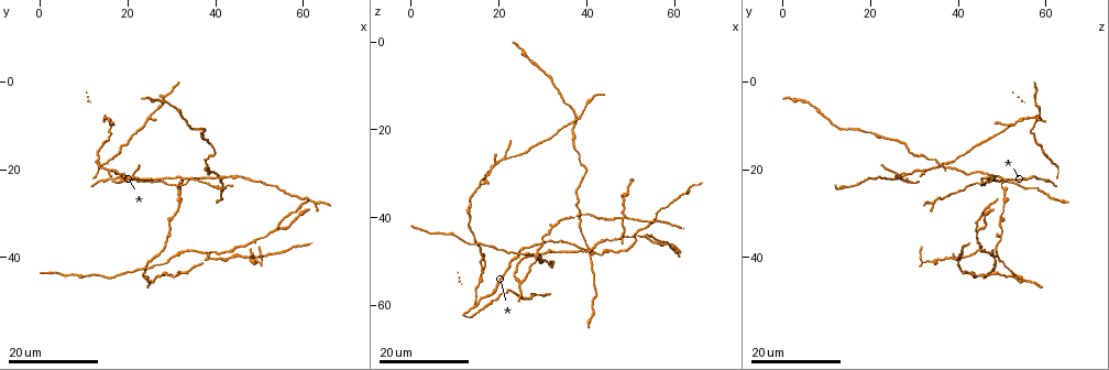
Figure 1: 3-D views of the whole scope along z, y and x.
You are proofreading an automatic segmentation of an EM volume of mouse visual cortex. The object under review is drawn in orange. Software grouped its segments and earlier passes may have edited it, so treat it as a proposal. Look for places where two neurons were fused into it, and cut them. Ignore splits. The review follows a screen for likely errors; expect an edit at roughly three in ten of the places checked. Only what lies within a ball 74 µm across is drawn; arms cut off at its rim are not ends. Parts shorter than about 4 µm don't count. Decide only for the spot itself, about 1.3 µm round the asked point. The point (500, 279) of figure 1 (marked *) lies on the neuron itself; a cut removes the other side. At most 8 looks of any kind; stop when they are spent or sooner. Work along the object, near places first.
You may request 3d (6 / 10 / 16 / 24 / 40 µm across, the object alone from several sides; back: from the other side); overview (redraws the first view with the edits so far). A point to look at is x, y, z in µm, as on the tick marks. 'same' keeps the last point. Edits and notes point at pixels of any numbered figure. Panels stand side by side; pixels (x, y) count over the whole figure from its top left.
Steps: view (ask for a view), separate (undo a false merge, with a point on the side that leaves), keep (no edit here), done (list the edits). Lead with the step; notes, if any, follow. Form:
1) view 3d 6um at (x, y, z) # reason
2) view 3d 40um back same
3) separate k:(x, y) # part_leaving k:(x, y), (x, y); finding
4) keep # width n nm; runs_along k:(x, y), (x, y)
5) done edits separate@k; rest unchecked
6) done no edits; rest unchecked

view 3d 16um at (24.5, 41.0, 50.0) # calibre changes

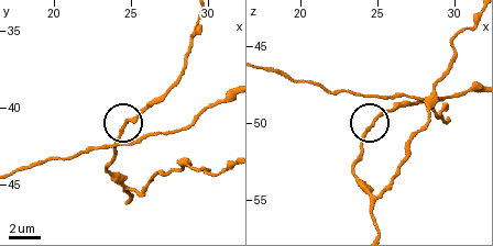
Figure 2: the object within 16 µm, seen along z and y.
view 3d 10um at (24.4, 41.4, 50.4) # closer look

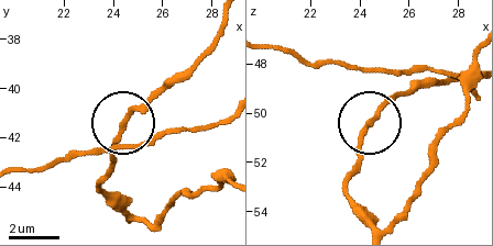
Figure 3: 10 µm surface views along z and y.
view 3d 10um back at (24.4, 41.6, 50.4)

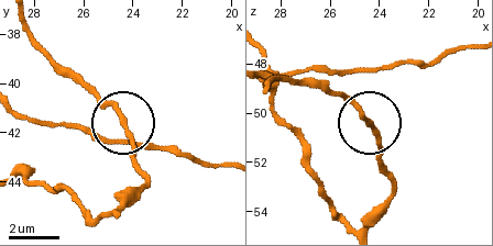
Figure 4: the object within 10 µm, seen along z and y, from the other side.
keep # runs_along 4:(265, 89), (286, 76), (349, 101), (376, 140), (381, 168); continuous, no second neuron

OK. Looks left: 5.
view 3d 16um at (25.0, 45.0, 55.0) # three arms meet

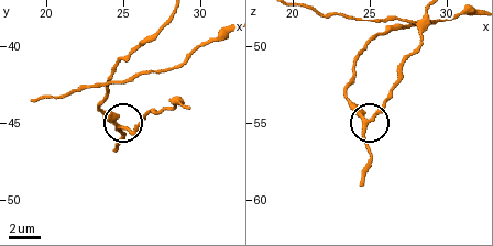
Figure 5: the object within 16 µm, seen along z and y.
view 3d 6um at (24.8, 45.4, 55.0) # zoom in

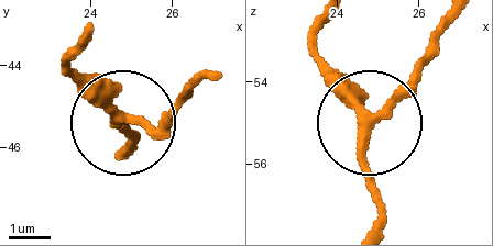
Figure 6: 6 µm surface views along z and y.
keep # width 220 nm; one neuron here

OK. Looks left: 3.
view 3d 16um at (53.5, 34.0, 44.5) # a fork

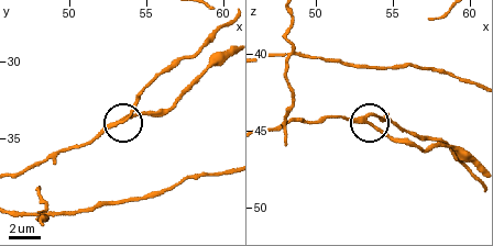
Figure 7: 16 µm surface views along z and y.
view 3d 6um same

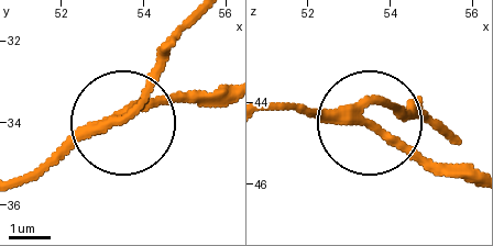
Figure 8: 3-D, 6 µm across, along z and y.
separate 8:(393, 137) # width 220 nm; a second neuron is stuck on

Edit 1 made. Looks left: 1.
done edits separate@8; rest unchecked

